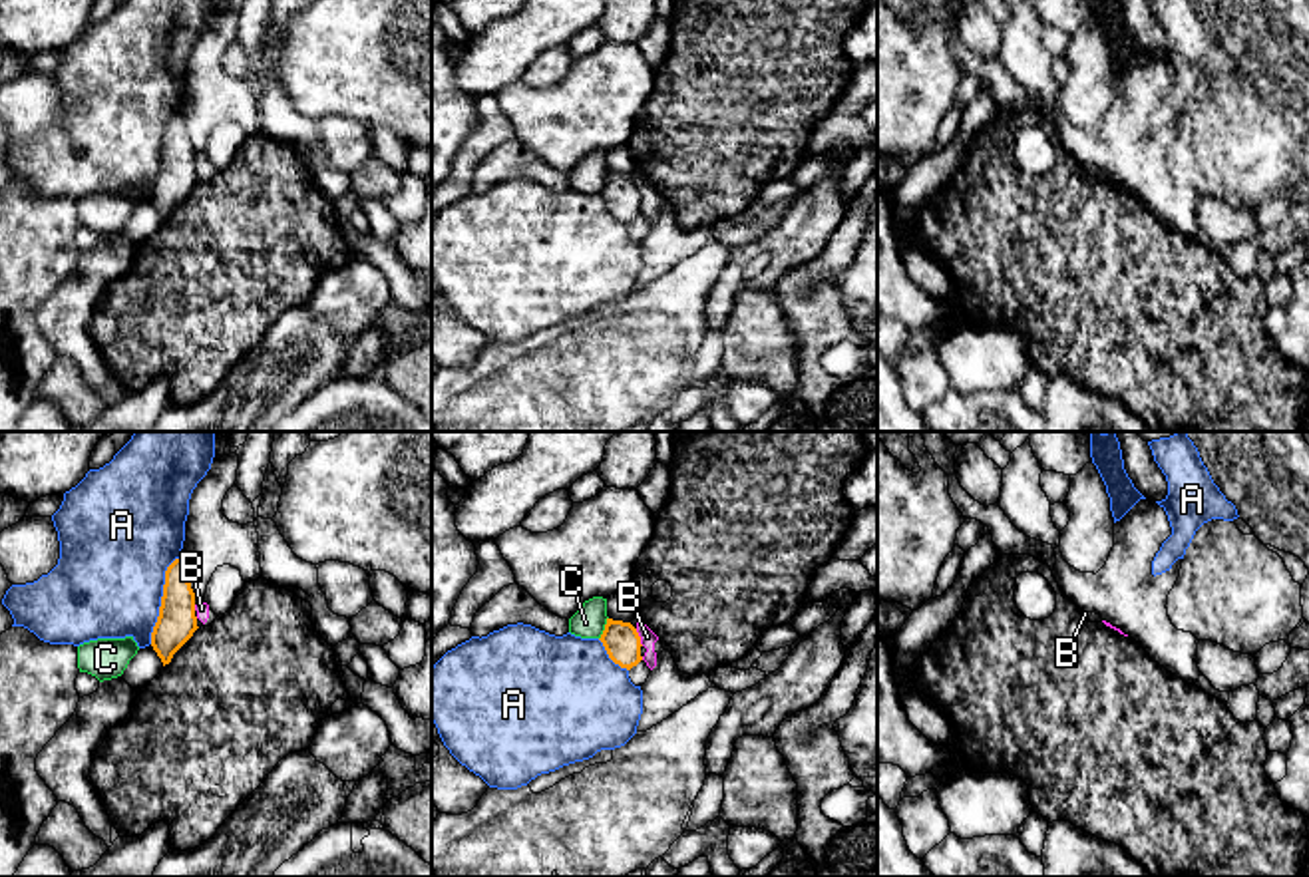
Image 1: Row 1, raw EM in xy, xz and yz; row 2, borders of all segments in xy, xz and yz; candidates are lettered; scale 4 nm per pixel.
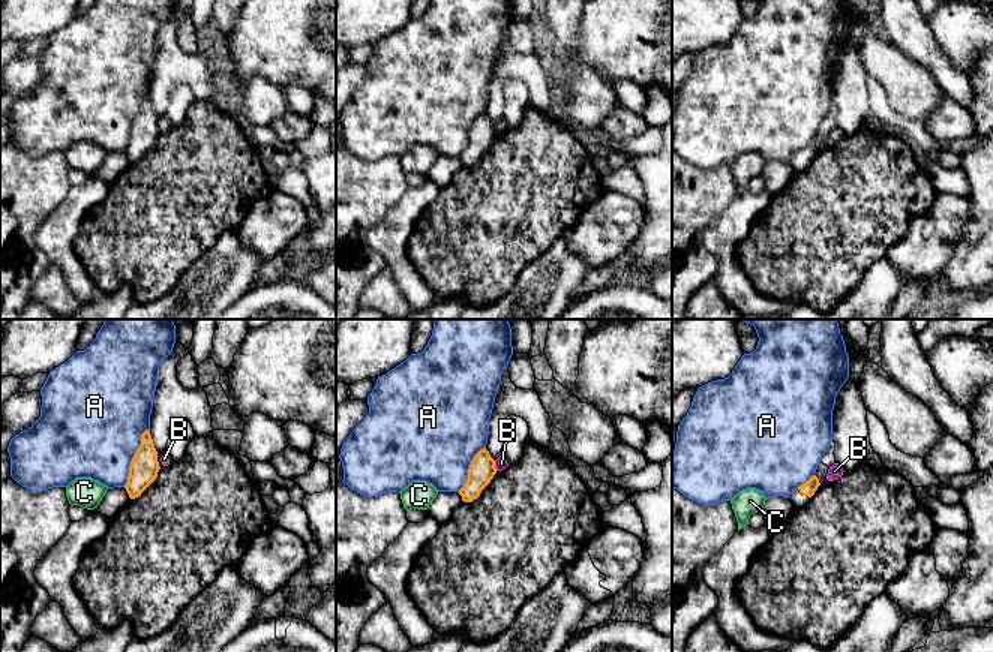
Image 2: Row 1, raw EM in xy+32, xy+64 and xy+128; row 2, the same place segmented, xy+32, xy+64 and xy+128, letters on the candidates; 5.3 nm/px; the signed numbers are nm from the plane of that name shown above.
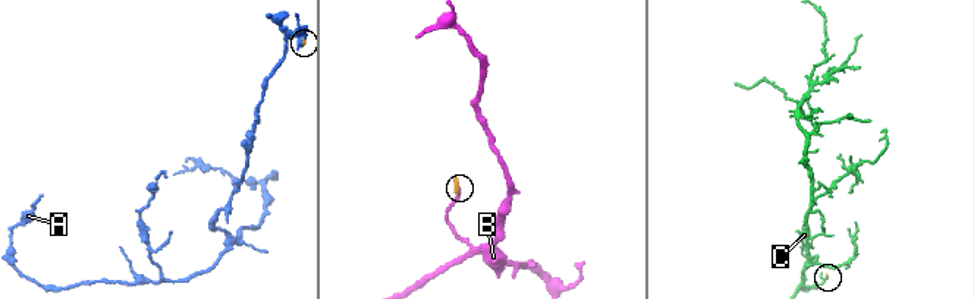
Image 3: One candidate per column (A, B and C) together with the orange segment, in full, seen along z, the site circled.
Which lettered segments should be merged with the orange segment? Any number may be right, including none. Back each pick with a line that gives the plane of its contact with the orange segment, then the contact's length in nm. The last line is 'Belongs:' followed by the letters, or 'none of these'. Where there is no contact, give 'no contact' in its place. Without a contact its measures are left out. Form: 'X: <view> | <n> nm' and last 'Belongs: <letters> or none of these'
Belongs: none of these

